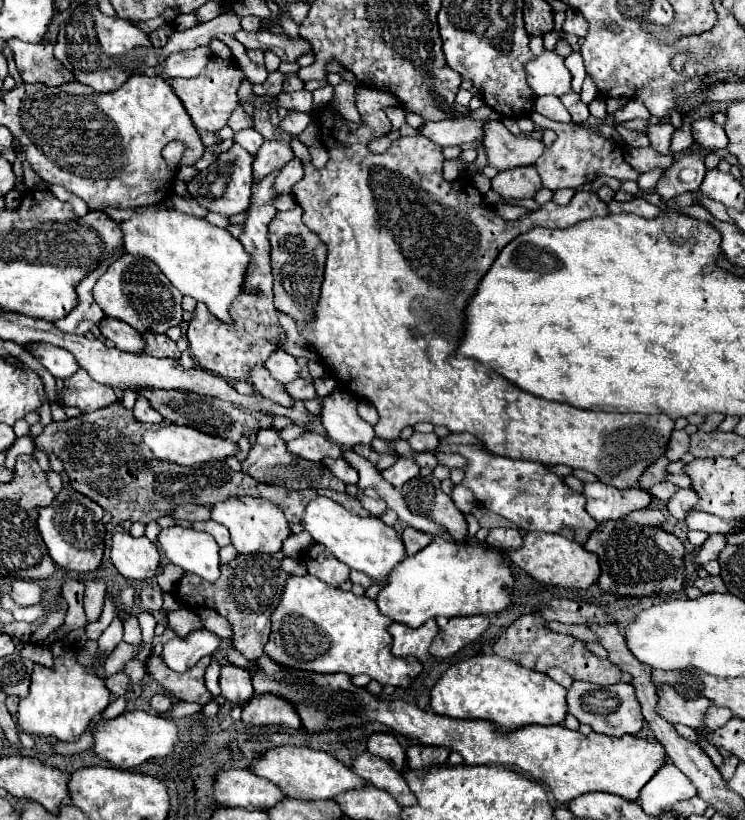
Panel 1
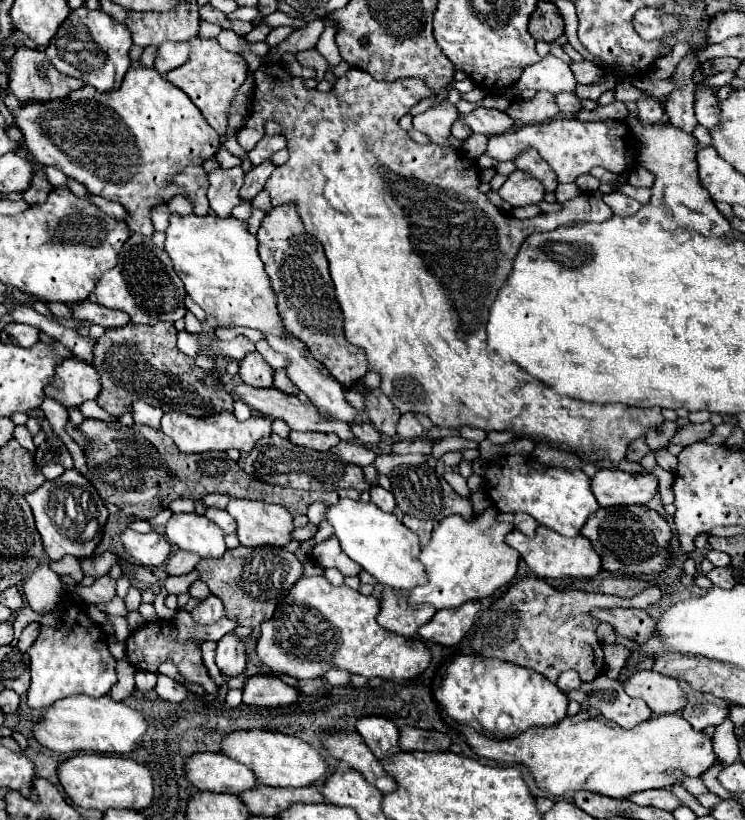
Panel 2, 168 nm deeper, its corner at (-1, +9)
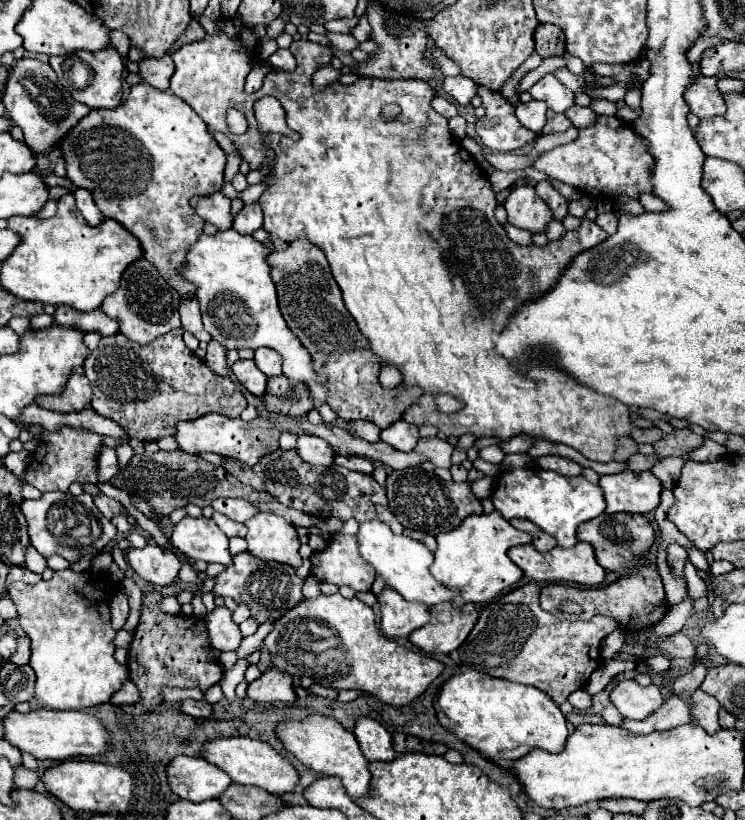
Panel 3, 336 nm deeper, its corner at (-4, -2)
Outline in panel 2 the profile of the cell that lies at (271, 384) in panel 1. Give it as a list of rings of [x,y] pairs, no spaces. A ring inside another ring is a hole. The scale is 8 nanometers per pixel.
[[[249,353],[239,363],[239,375],[247,385],[253,385],[253,387],[273,385],[273,369],[265,363],[265,359],[259,353]]]

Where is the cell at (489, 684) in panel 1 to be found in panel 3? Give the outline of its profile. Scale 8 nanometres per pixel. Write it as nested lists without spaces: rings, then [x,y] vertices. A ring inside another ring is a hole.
[[[466,670],[462,674],[452,676],[440,690],[436,706],[440,708],[436,712],[438,722],[454,732],[462,742],[466,742],[468,746],[480,750],[484,756],[492,758],[492,760],[500,760],[500,758],[508,758],[508,760],[516,760],[524,754],[528,754],[534,748],[542,748],[546,752],[562,752],[564,742],[568,738],[568,728],[566,728],[566,718],[560,712],[560,708],[548,698],[548,694],[540,692],[538,688],[526,686],[526,684],[514,684],[508,680],[500,680],[500,678],[492,678],[488,674],[480,674],[476,670]]]

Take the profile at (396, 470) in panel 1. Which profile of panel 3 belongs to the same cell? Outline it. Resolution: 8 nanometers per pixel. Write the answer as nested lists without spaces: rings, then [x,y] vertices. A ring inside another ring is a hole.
[[[434,436],[434,438],[420,438],[416,444],[416,452],[426,454],[430,458],[430,462],[434,466],[440,468],[450,468],[450,456],[452,456],[452,444],[448,444],[446,440]]]

